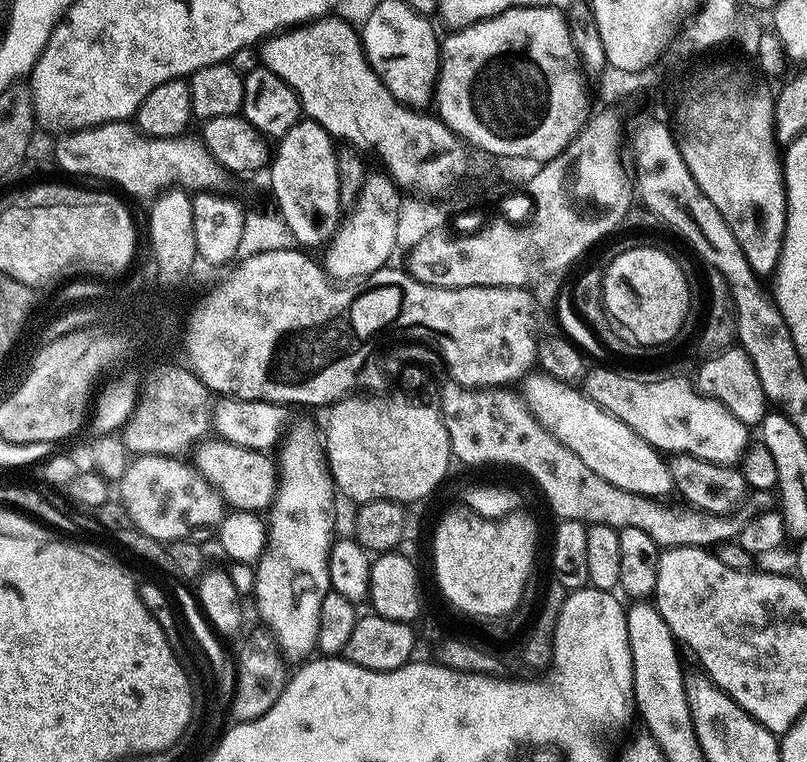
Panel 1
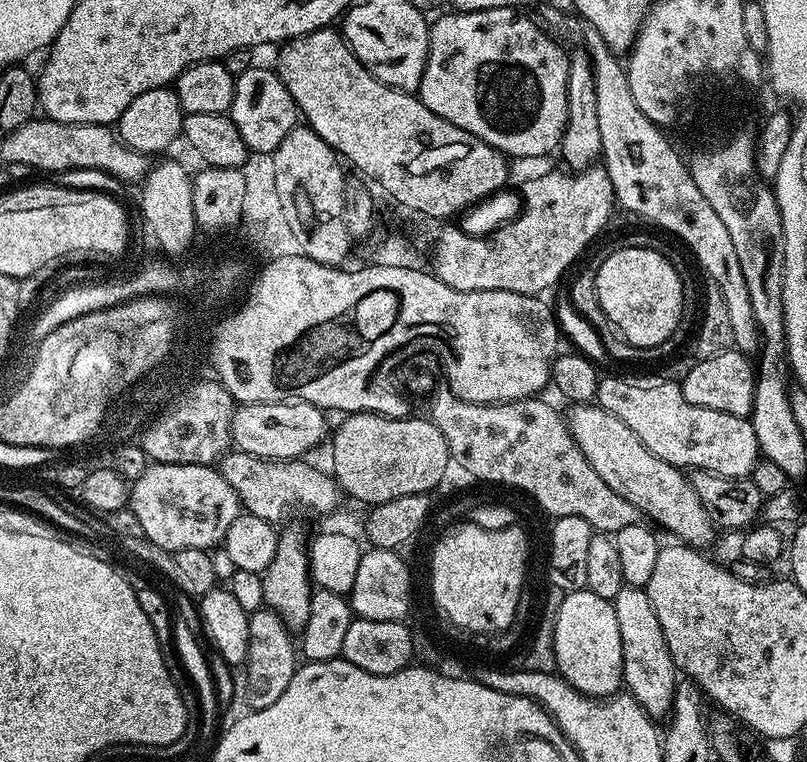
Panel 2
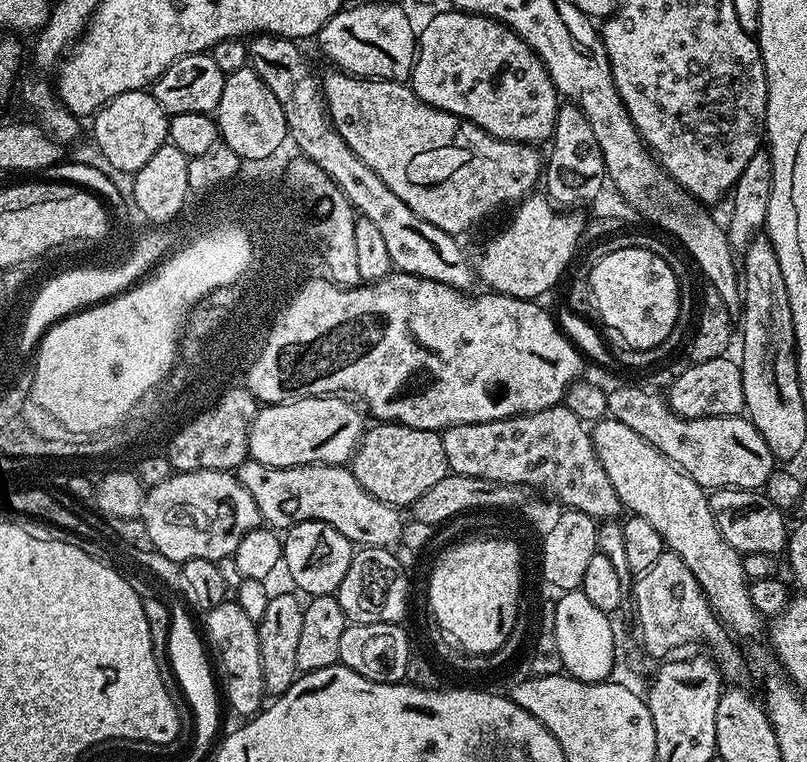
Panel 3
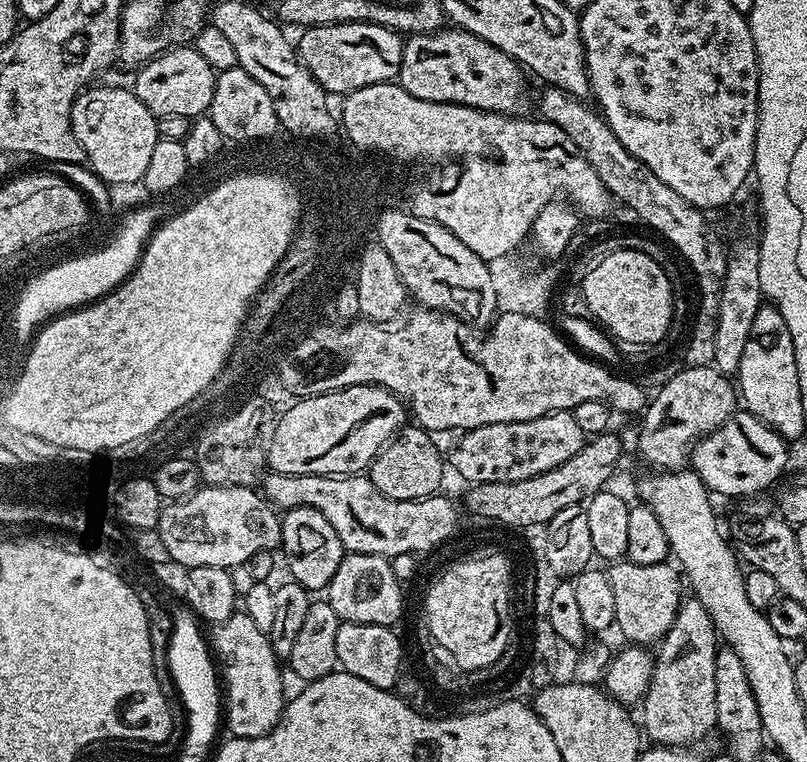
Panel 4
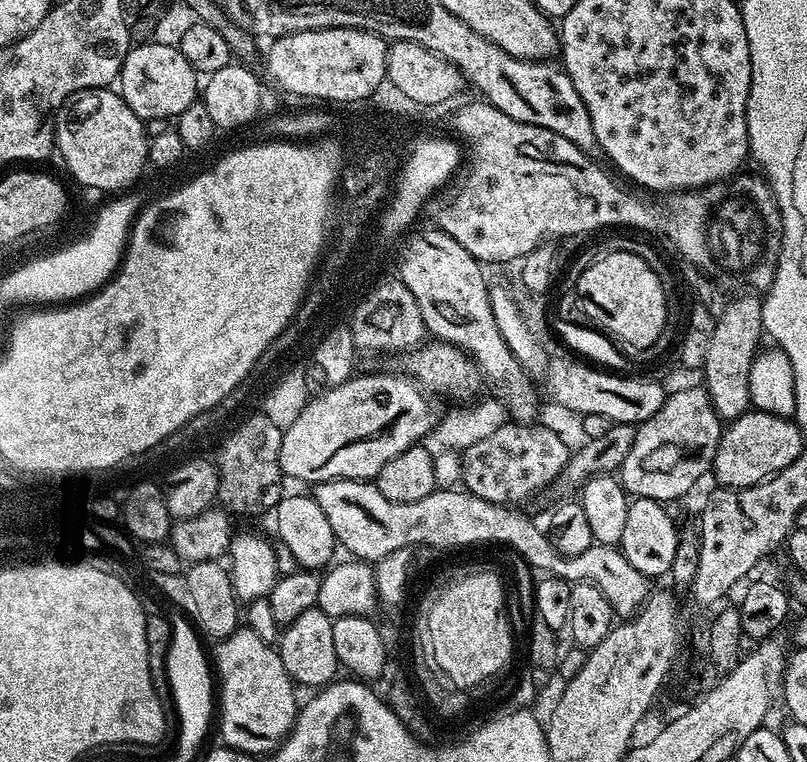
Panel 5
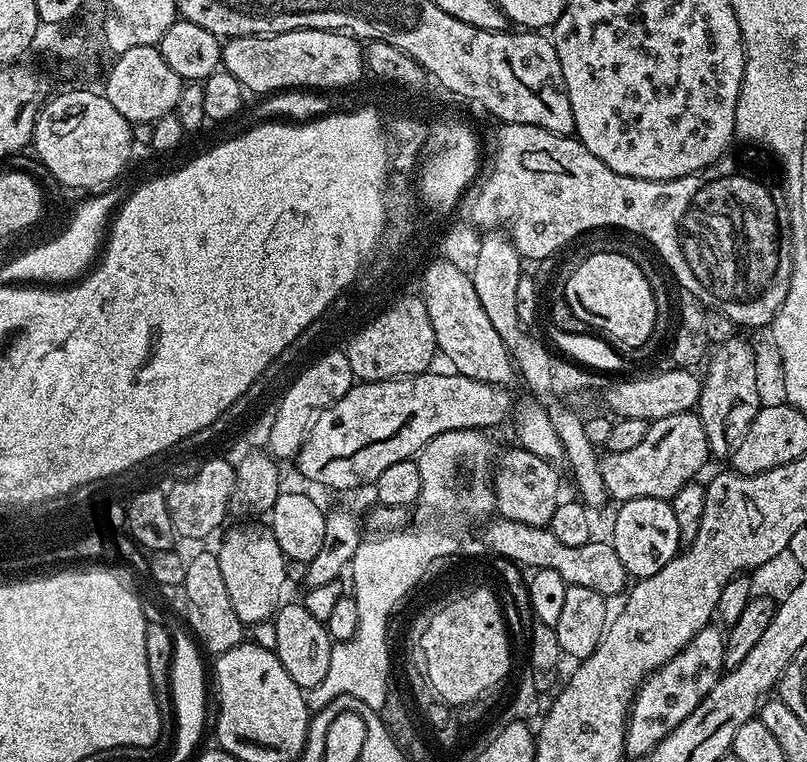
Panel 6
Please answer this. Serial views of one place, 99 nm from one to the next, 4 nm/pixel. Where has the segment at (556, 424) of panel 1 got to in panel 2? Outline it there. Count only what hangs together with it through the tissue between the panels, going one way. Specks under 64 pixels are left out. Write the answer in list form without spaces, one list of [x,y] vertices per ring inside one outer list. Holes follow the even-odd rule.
[[[574,404],[567,410],[568,433],[574,442],[578,442],[578,450],[586,454],[586,462],[598,470],[598,478],[602,478],[602,482],[632,503],[641,517],[649,516],[644,518],[673,532],[679,543],[697,550],[707,549],[707,544],[718,532],[699,501],[691,479],[681,469],[650,454],[630,426],[625,426],[599,404]]]

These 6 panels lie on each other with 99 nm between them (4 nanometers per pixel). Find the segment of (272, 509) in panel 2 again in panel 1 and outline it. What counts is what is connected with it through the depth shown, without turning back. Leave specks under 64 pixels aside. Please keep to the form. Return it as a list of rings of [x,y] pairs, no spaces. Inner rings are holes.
[[[204,438],[195,445],[194,468],[229,509],[263,513],[276,497],[278,464],[268,452],[259,452],[219,438]]]

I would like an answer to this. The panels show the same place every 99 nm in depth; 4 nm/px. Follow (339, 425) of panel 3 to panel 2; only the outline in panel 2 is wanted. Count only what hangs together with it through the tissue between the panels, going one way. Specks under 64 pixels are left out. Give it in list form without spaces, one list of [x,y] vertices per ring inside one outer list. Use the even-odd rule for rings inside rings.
[[[301,400],[287,404],[240,404],[235,409],[232,422],[232,441],[237,449],[246,454],[261,456],[267,460],[295,460],[307,457],[311,448],[316,448],[325,440],[330,432],[325,409],[315,408],[313,404],[307,404]]]

